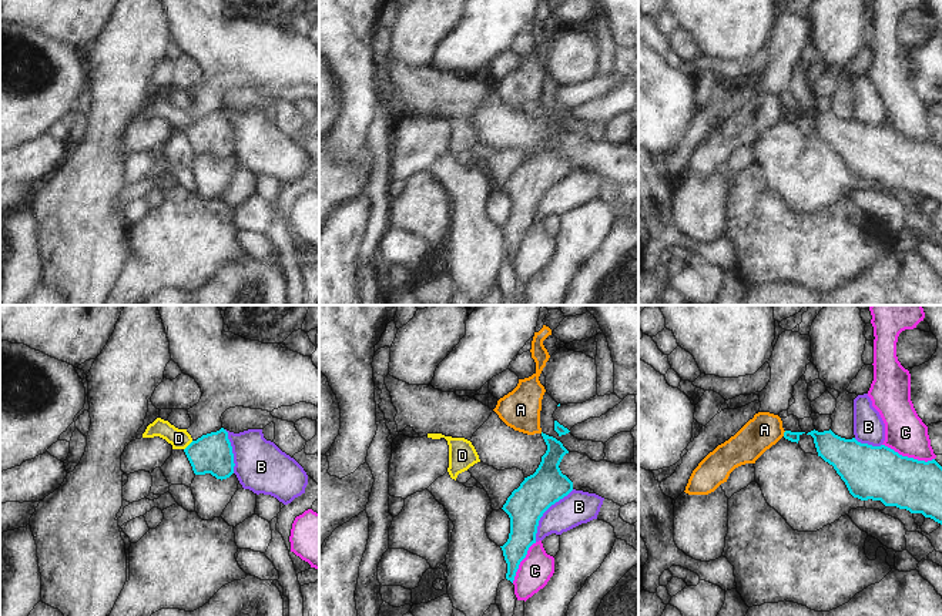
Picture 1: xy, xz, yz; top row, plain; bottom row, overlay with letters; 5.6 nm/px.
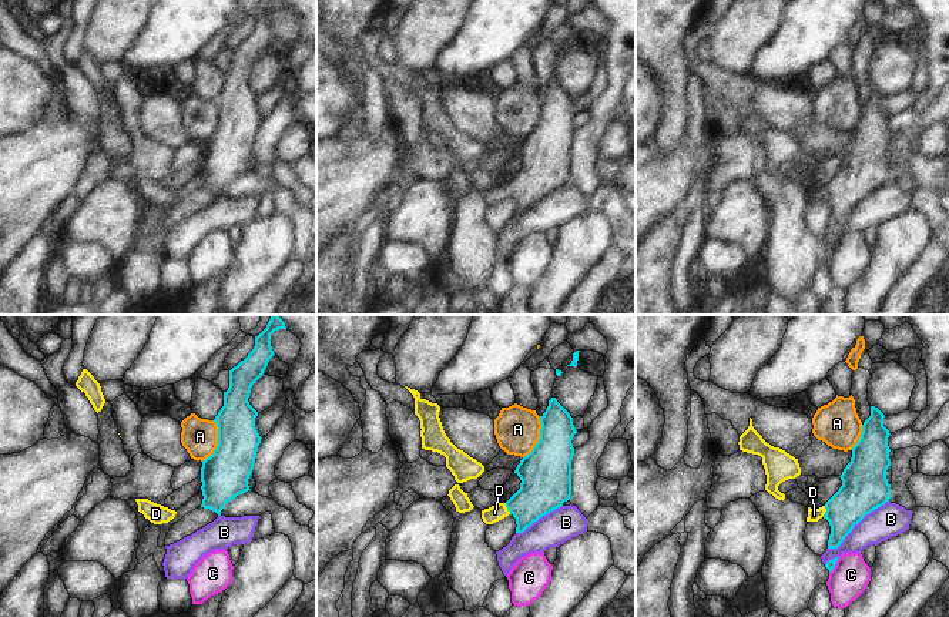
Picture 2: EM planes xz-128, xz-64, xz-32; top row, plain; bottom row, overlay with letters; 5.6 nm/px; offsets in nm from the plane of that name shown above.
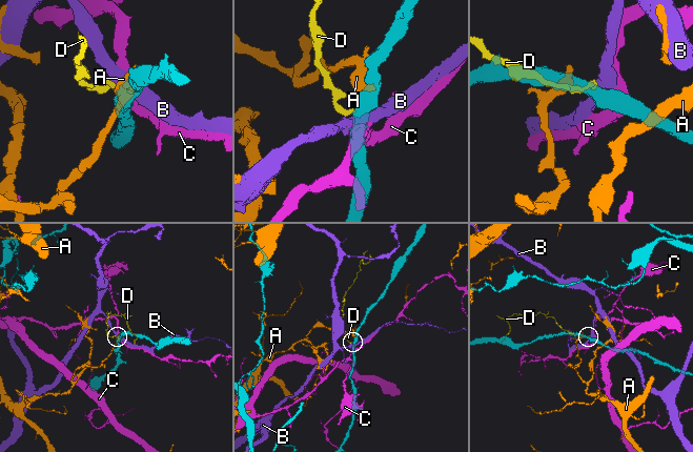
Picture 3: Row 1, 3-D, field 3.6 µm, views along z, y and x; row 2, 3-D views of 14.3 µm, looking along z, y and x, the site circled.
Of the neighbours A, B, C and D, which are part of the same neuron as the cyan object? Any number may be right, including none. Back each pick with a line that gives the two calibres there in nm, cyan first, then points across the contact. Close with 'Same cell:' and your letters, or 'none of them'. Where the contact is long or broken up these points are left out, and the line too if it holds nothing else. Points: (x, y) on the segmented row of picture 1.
D: Thickness 220 nm (cyan) against 110 nm. Path across: xy (211, 454), (201, 454), (188, 445), (178, 438)
Same cell: D

